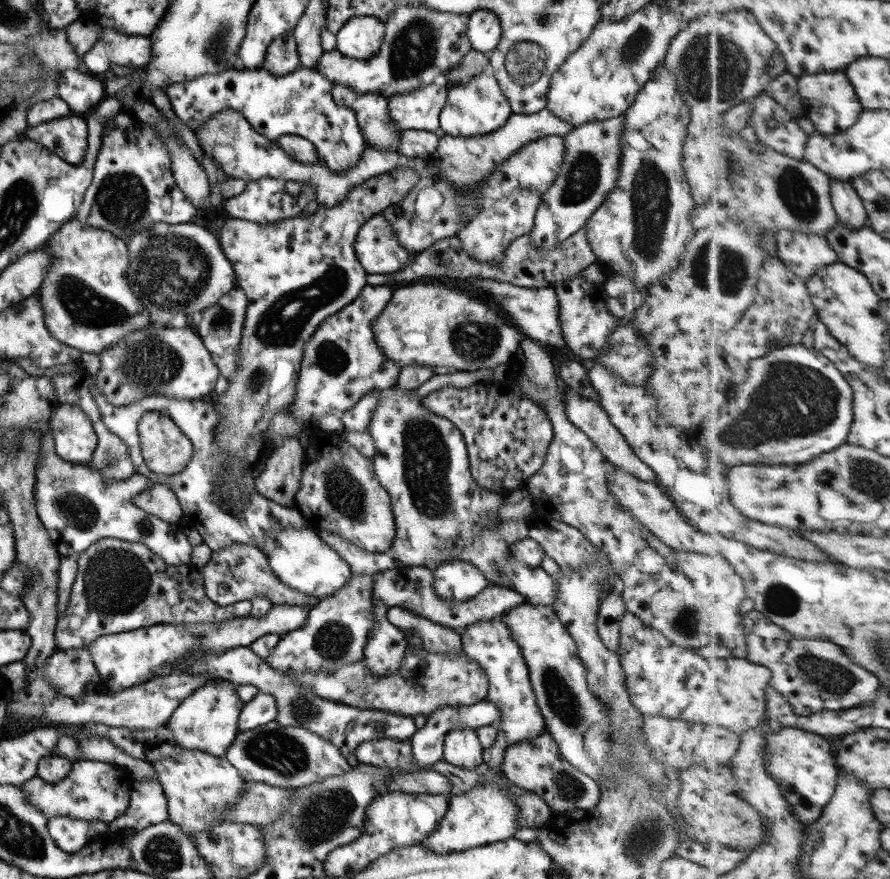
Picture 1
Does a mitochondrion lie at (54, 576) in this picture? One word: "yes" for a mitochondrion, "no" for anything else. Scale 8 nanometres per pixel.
no

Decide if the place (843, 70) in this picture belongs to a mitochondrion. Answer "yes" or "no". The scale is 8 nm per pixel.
no

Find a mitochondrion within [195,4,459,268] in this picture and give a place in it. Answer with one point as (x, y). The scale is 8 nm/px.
(413, 51)

